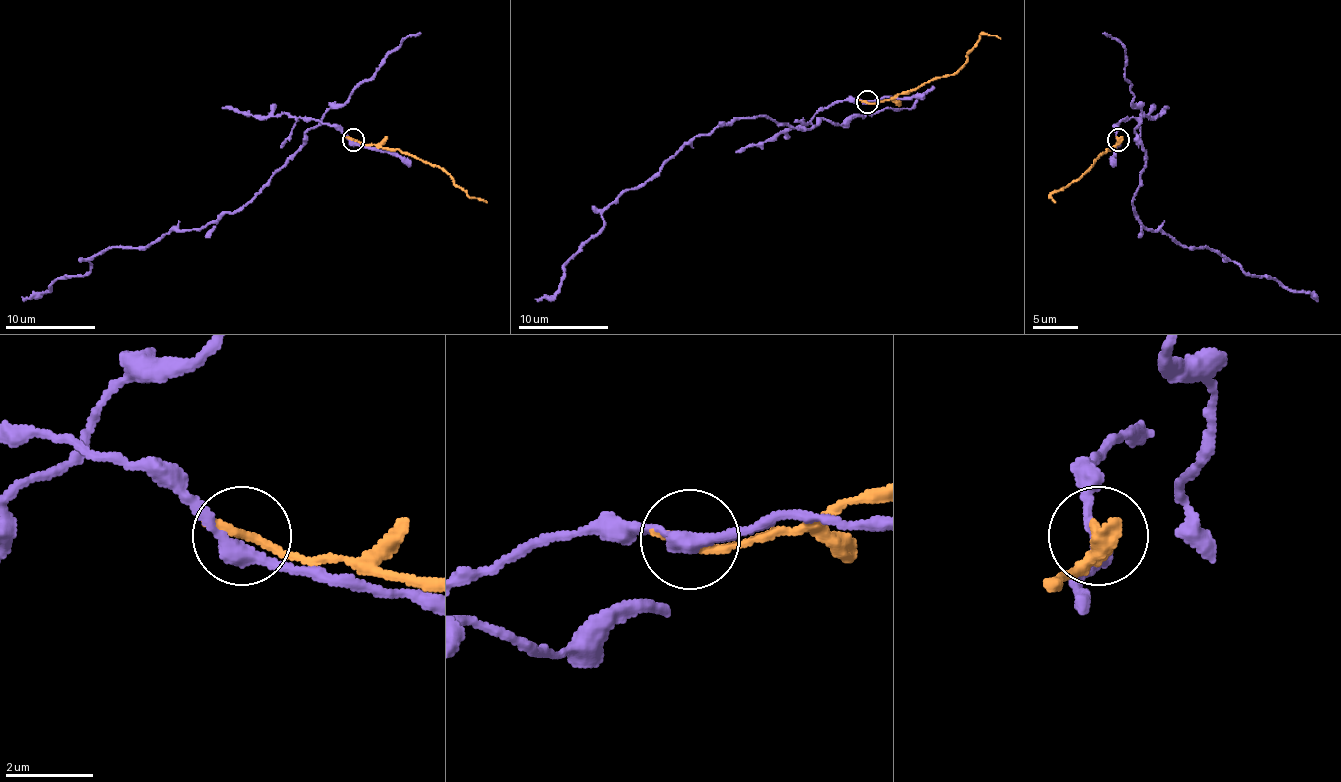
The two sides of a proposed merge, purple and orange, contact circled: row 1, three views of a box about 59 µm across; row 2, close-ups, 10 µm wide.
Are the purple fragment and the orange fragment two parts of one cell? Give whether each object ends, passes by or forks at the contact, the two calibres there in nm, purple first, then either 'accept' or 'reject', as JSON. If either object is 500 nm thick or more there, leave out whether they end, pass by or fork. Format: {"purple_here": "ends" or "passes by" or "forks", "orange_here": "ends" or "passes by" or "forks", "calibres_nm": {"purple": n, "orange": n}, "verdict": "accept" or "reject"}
{"purple_here": "passes by", "orange_here": "ends", "calibres_nm": {"purple": 320, "orange": 240}, "verdict": "reject"}

